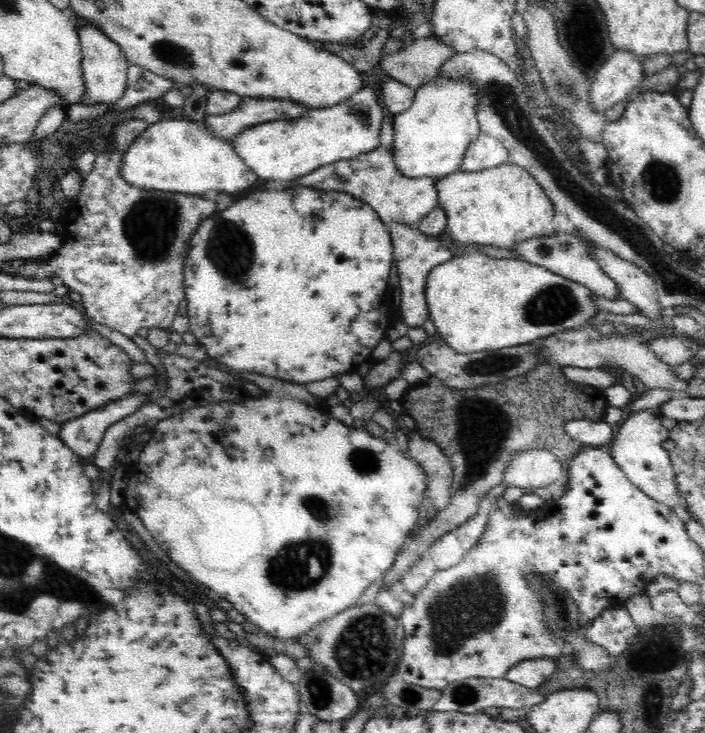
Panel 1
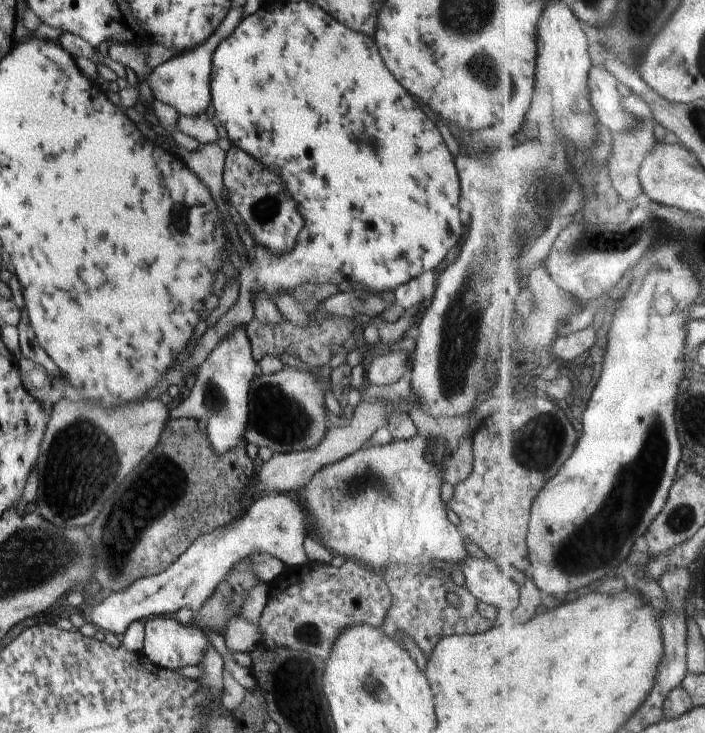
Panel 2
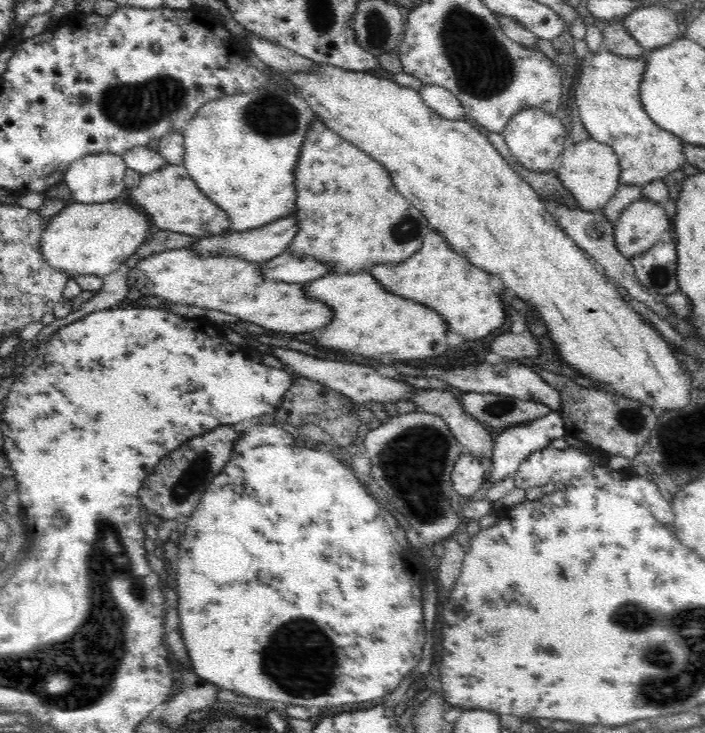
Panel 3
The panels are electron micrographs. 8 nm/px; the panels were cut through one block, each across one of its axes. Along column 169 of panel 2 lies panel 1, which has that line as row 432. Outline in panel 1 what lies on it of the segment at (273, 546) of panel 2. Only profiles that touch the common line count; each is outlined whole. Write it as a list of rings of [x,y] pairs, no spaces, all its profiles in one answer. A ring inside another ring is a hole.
[[[578,419],[566,422],[565,432],[584,446],[607,448],[616,434],[616,427],[604,419],[598,421]]]

